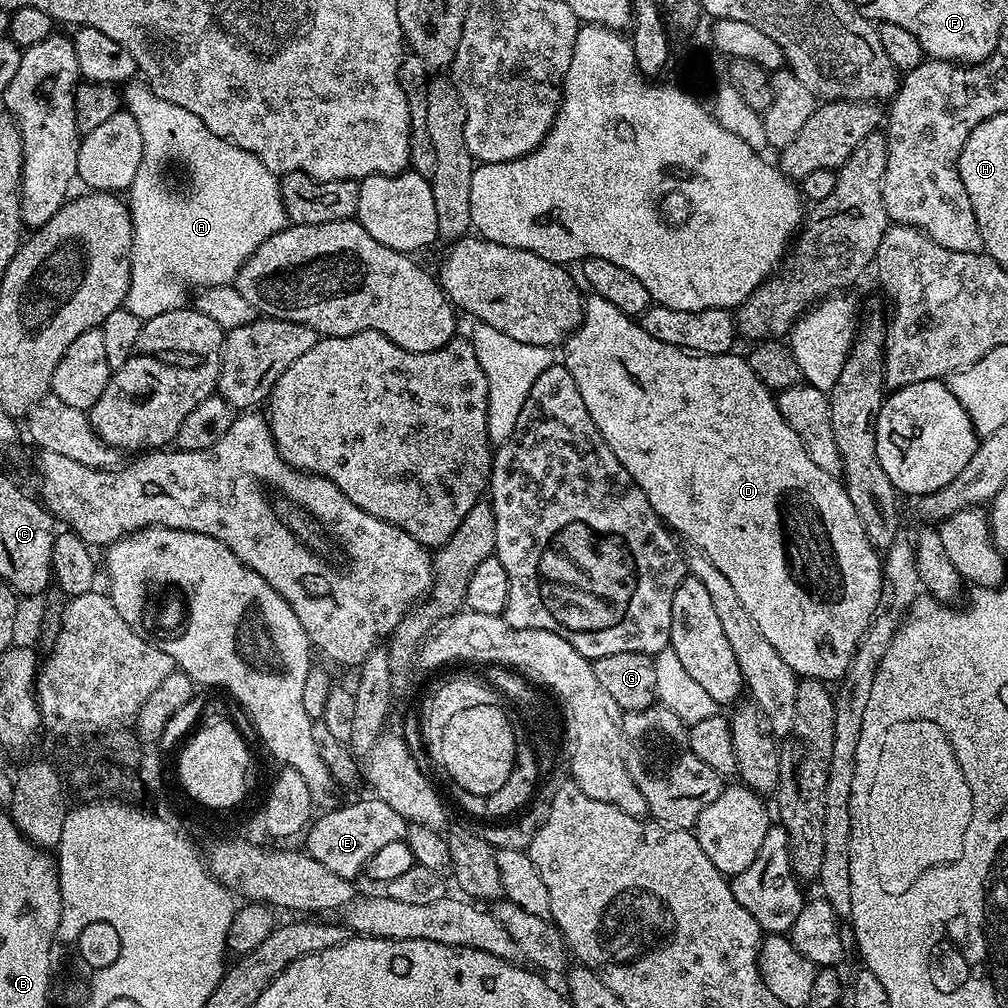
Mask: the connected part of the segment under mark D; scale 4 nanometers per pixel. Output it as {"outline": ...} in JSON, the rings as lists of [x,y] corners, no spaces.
{"outline":[[[595,294],[585,299],[580,327],[575,328],[564,341],[562,351],[563,366],[570,370],[570,378],[574,378],[574,383],[578,385],[578,394],[582,394],[586,410],[590,410],[590,418],[594,418],[594,426],[598,426],[602,438],[606,438],[610,450],[614,450],[618,462],[626,466],[630,478],[634,478],[642,494],[646,494],[656,515],[677,537],[685,536],[695,551],[710,558],[710,562],[714,562],[714,566],[718,566],[718,570],[730,578],[734,594],[738,594],[742,606],[746,606],[746,614],[754,618],[754,626],[762,630],[762,638],[766,638],[766,642],[770,642],[770,646],[782,654],[782,662],[786,662],[786,666],[790,666],[797,677],[825,682],[839,681],[854,658],[862,634],[880,609],[885,585],[882,556],[864,532],[862,518],[858,518],[858,510],[854,510],[854,502],[850,502],[843,483],[837,477],[826,474],[826,470],[820,469],[810,459],[810,454],[806,454],[802,438],[798,438],[798,434],[790,430],[790,422],[782,418],[773,390],[759,380],[749,361],[743,355],[736,356],[732,352],[723,352],[720,356],[702,356],[666,342],[658,342],[654,334],[646,334],[643,323]]]}

